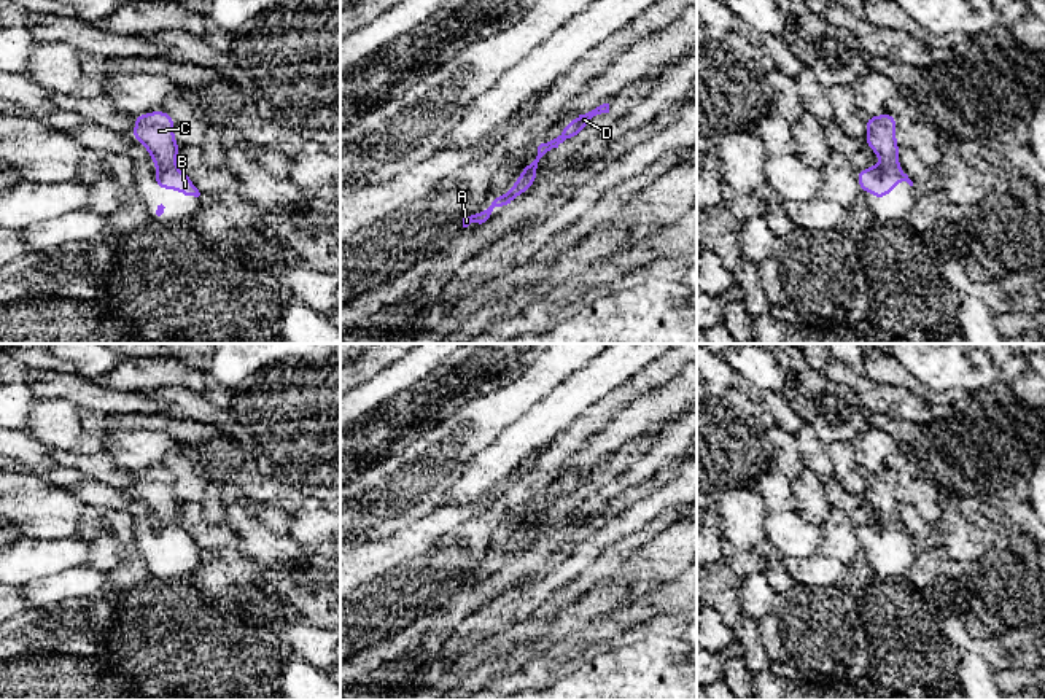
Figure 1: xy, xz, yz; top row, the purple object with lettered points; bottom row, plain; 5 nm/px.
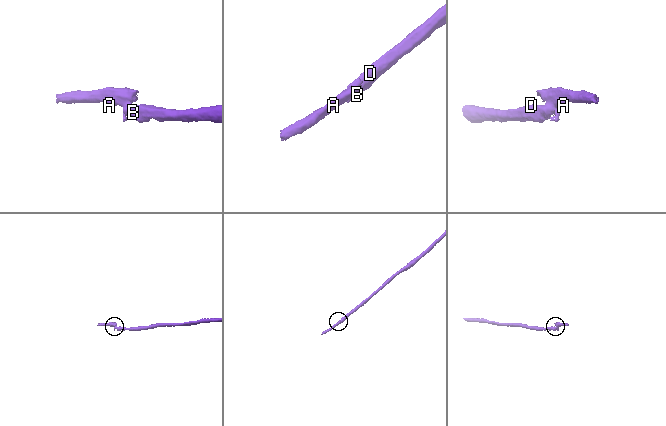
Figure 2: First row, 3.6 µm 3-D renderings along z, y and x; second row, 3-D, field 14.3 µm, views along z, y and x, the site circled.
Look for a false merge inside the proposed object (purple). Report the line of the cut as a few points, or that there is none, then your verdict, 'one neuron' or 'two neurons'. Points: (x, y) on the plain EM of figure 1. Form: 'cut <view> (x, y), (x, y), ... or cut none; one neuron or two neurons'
cut xy (174, 521), (158, 524); two neurons

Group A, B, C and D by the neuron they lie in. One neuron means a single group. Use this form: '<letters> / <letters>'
A C / B D

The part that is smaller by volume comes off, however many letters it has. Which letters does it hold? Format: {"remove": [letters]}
{"remove": ["A", "C"]}

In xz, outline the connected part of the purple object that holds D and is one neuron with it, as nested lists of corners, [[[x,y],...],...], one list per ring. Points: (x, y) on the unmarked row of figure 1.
[[[603,460],[585,471],[579,471],[579,472],[573,474],[568,480],[565,480],[565,484],[561,485],[561,490],[557,495],[554,495],[547,500],[541,500],[538,503],[536,512],[531,515],[531,519],[528,522],[525,522],[522,525],[520,533],[515,536],[515,539],[522,538],[531,544],[534,541],[536,535],[539,533],[539,530],[536,528],[536,523],[542,519],[546,511],[552,504],[558,504],[558,501],[563,500],[565,496],[569,496],[569,495],[574,495],[576,492],[579,492],[589,482],[590,476],[601,469],[609,469],[609,460]]]

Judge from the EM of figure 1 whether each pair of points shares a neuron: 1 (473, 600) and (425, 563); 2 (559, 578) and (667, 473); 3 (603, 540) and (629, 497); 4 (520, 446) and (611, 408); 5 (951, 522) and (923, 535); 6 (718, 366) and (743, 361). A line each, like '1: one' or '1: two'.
1: two
2: two
3: two
4: two
5: two
6: two

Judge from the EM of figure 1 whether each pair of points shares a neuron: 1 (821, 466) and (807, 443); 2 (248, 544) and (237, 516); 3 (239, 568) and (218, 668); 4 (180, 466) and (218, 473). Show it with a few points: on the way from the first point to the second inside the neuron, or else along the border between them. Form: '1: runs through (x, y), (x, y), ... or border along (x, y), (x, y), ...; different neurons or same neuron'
1: runs through (818, 460), (811, 449); same neuron
2: runs through (248, 538), (248, 528), (242, 522); same neuron
3: runs through (228, 594), (228, 608), (218, 619), (218, 643); same neuron
4: border along (180, 452), (202, 476), (221, 486); different neurons

